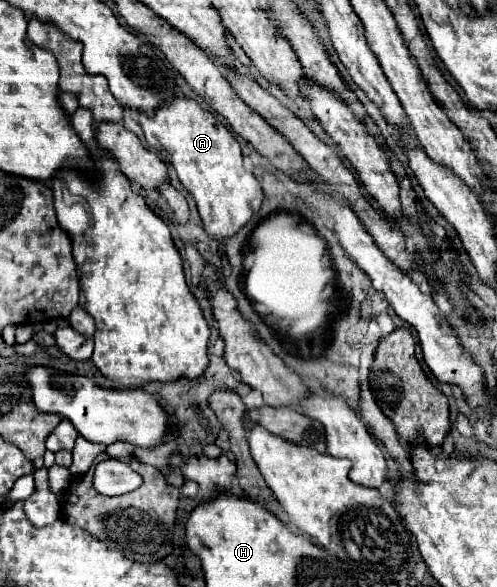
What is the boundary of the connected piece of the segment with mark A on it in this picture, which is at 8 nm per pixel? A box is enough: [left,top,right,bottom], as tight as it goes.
[141,99,263,239]

